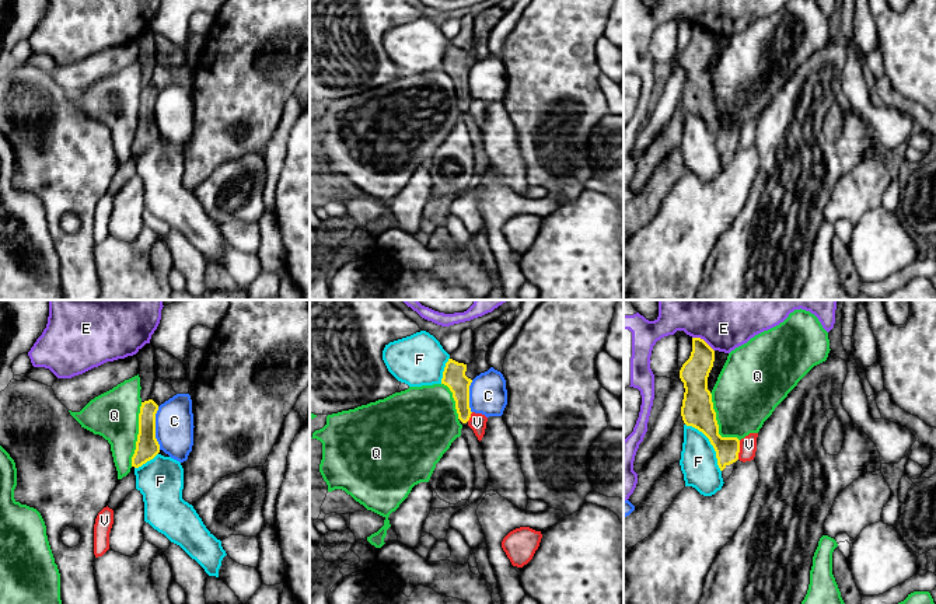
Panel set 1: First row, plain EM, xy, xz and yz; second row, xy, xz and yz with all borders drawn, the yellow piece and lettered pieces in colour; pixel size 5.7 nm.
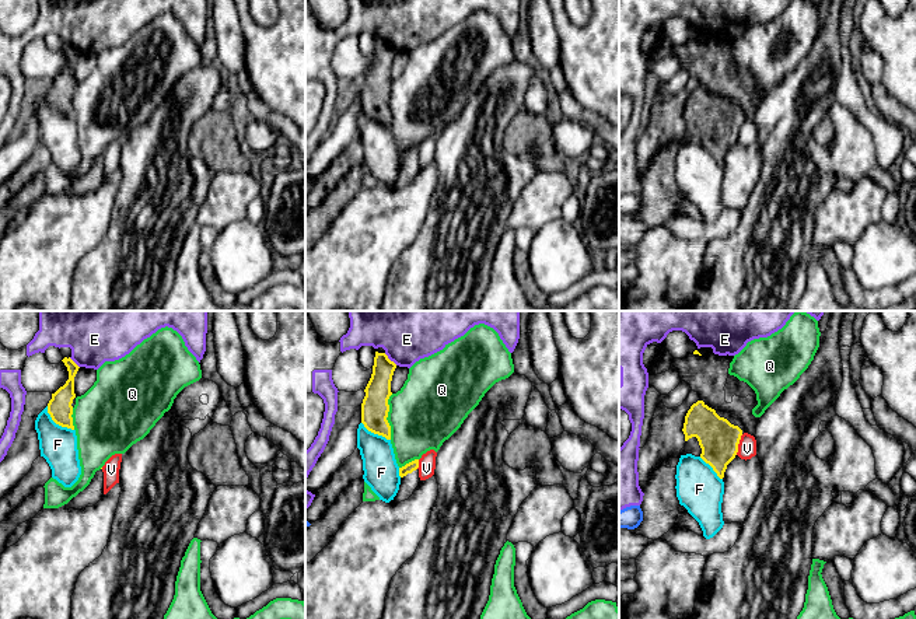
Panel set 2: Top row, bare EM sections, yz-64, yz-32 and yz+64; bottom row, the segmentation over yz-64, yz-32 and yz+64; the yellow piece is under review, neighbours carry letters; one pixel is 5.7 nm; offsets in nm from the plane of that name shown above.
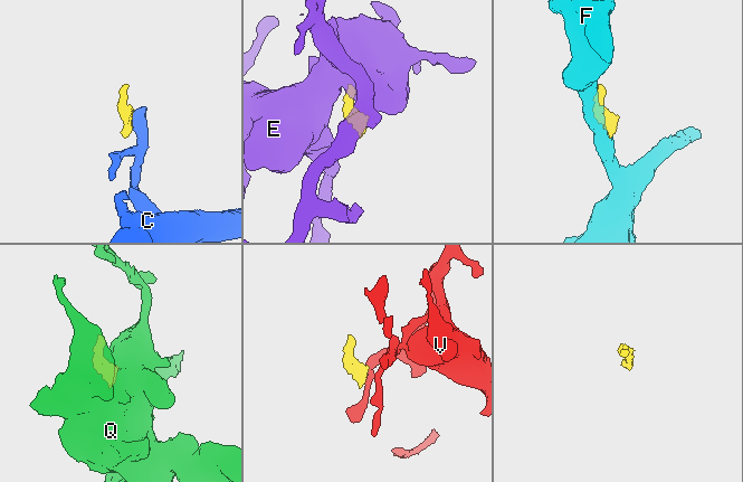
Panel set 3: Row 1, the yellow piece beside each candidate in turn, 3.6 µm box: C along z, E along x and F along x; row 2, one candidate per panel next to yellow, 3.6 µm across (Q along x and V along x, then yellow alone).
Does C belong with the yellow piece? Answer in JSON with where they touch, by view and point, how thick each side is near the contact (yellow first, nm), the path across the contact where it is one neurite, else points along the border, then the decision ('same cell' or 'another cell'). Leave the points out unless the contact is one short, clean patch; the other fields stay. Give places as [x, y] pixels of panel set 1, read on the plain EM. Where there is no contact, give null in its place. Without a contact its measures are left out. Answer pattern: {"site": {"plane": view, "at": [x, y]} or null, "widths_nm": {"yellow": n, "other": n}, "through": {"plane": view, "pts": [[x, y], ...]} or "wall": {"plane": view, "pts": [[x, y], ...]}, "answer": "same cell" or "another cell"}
{"site": {"plane": "xy", "at": [154, 114]}, "widths_nm": {"yellow": 140, "other": 220}, "wall": {"plane": "xy", "pts": [[157, 93], [156, 126], [160, 135]]}, "answer": "another cell"}

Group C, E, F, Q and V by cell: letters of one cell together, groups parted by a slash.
C / E / F / Q / V

